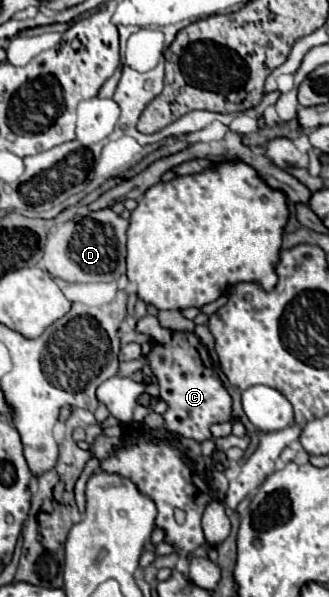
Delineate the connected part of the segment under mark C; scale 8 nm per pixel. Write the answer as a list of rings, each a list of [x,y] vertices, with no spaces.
[[[152,314],[140,318],[136,330],[152,338],[152,352],[146,360],[158,378],[160,398],[168,402],[168,410],[164,414],[166,428],[182,438],[192,438],[196,442],[210,440],[212,424],[232,420],[232,398],[212,370],[212,360],[204,344],[192,332],[164,330]]]

